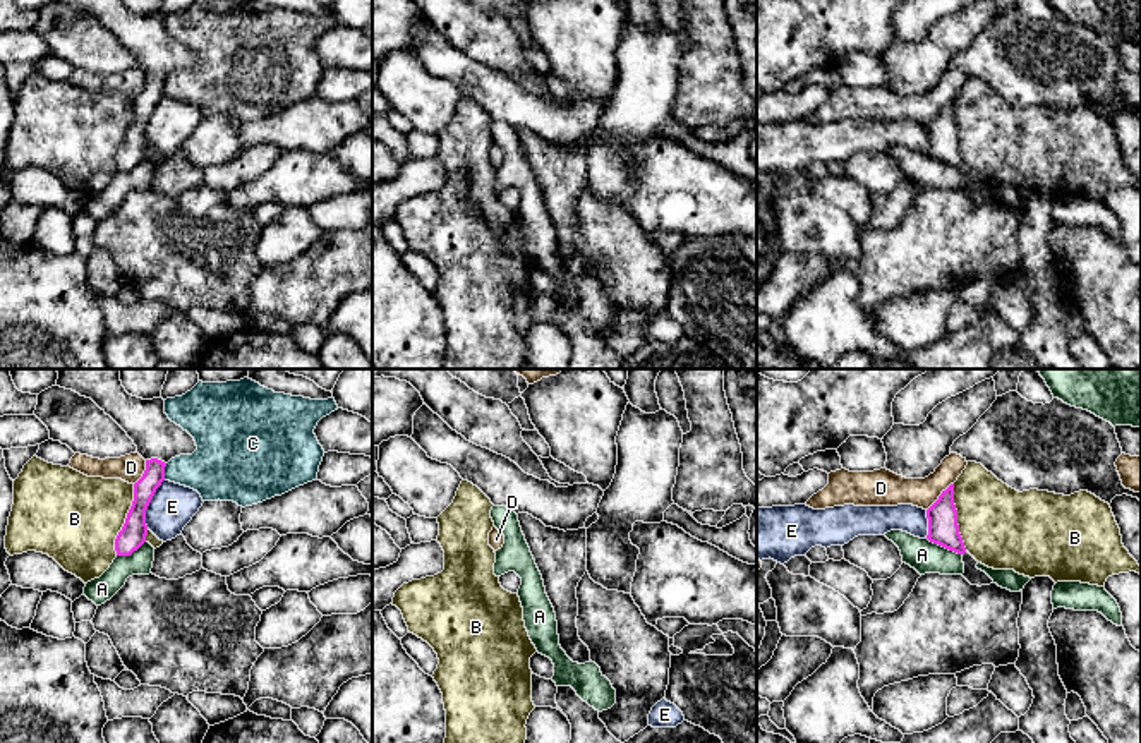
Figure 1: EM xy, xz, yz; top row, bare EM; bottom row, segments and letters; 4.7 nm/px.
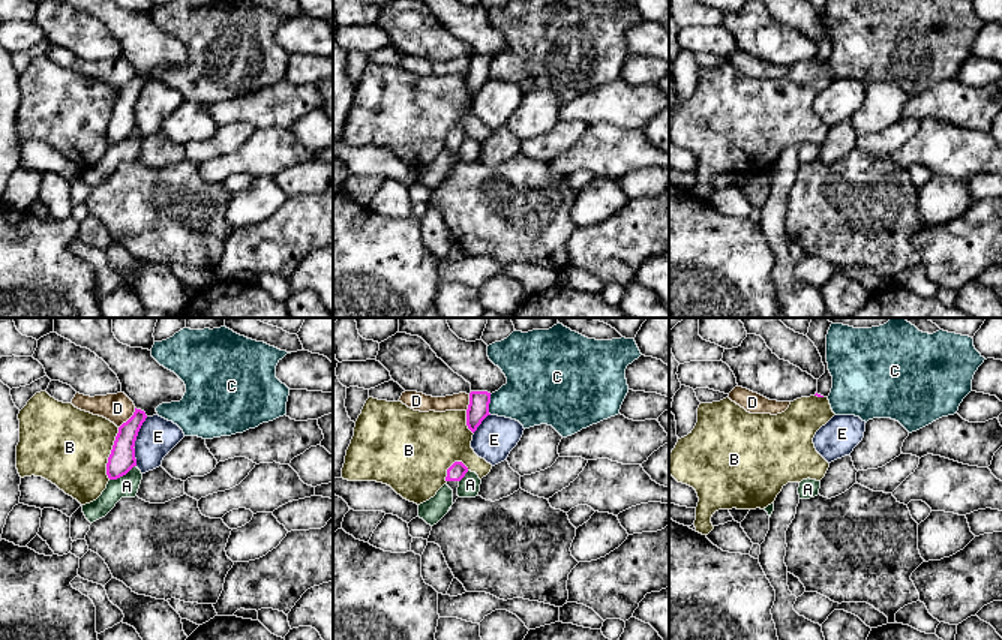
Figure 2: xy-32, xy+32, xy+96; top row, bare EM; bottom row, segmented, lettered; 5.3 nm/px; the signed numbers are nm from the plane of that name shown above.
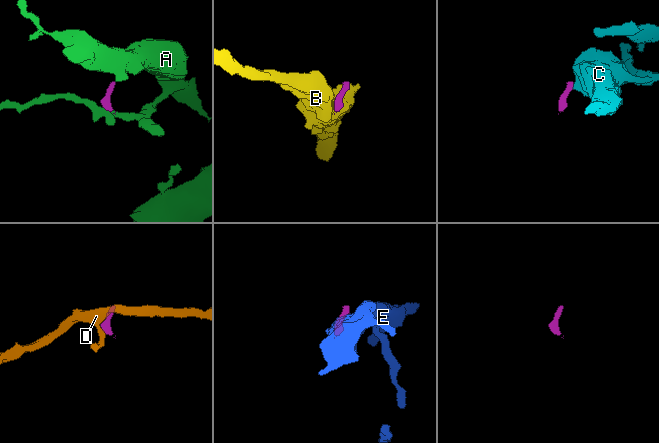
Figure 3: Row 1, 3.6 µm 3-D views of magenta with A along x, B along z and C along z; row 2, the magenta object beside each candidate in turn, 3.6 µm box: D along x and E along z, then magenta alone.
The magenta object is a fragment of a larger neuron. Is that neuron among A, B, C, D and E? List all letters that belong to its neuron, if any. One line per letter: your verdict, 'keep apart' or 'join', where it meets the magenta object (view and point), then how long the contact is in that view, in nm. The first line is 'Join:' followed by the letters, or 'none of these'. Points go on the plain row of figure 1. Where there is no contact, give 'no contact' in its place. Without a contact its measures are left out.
Join: none of these
A: keep apart | yz (944, 162) | 190 nm
B: keep apart | xy (126, 136) | 340 nm
C: keep apart | xy (163, 88) | 80 nm
D: keep apart | yz (939, 112) | 180 nm
E: keep apart | xy (150, 117) | 240 nm

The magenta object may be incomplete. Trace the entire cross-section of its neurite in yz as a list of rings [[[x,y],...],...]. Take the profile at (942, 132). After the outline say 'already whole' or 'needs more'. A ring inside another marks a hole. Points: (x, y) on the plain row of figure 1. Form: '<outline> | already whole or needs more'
[[[951,100],[939,115],[927,125],[928,151],[927,154],[949,166],[963,172],[964,189],[963,192],[971,201],[990,201],[993,196],[976,184],[978,177],[966,166],[957,141],[957,125],[954,120],[954,100]]] | needs more

